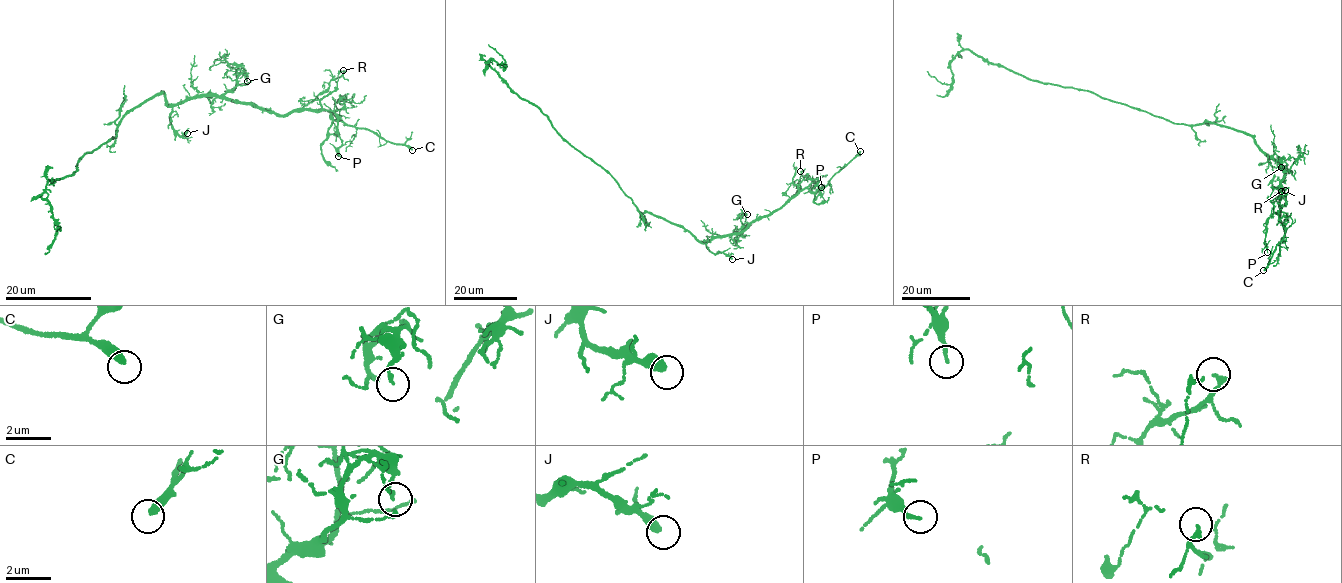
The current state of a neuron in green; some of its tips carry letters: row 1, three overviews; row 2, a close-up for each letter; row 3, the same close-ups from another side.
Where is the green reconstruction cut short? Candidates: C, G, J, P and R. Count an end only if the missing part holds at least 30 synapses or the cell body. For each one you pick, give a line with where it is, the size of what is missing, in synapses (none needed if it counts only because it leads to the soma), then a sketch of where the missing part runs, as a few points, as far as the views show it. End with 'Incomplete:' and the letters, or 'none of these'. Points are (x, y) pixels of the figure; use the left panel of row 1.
C: (412, 150) | (412, 150), (417, 153), (417, 171), (413, 154)
Incomplete: C

